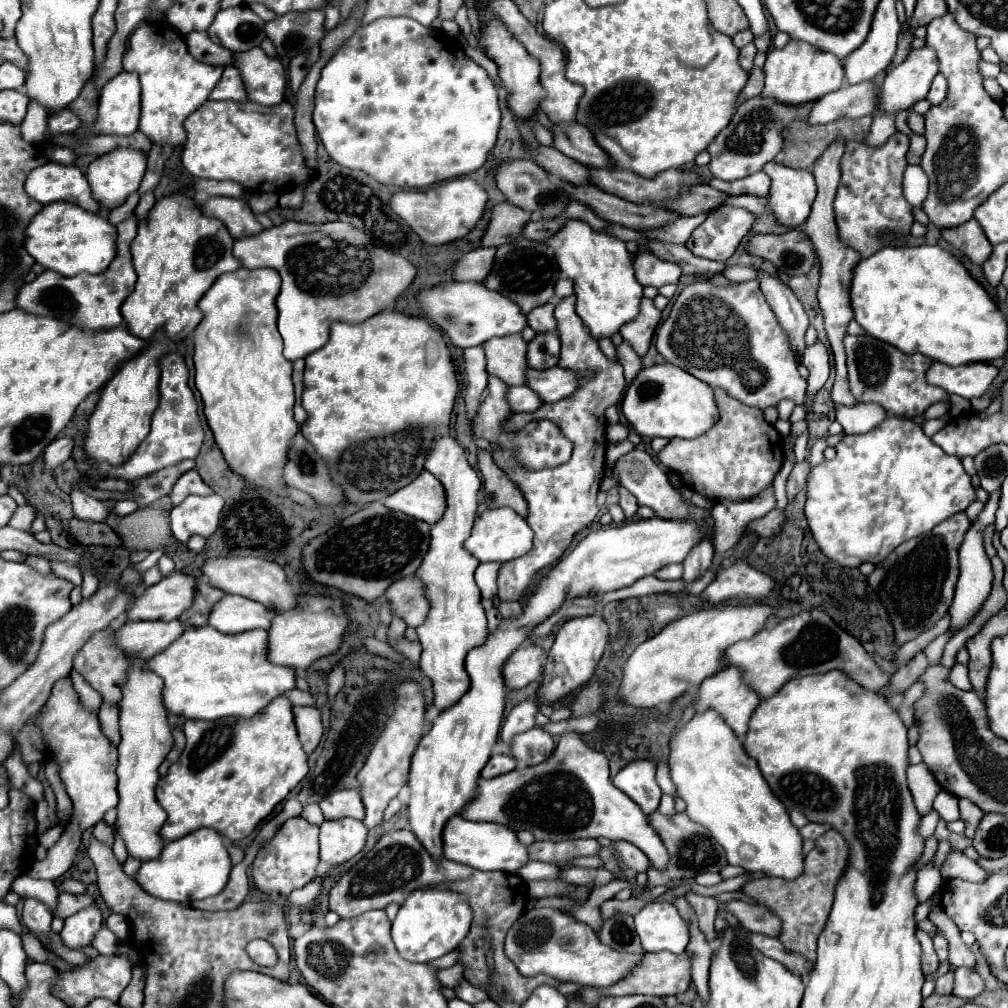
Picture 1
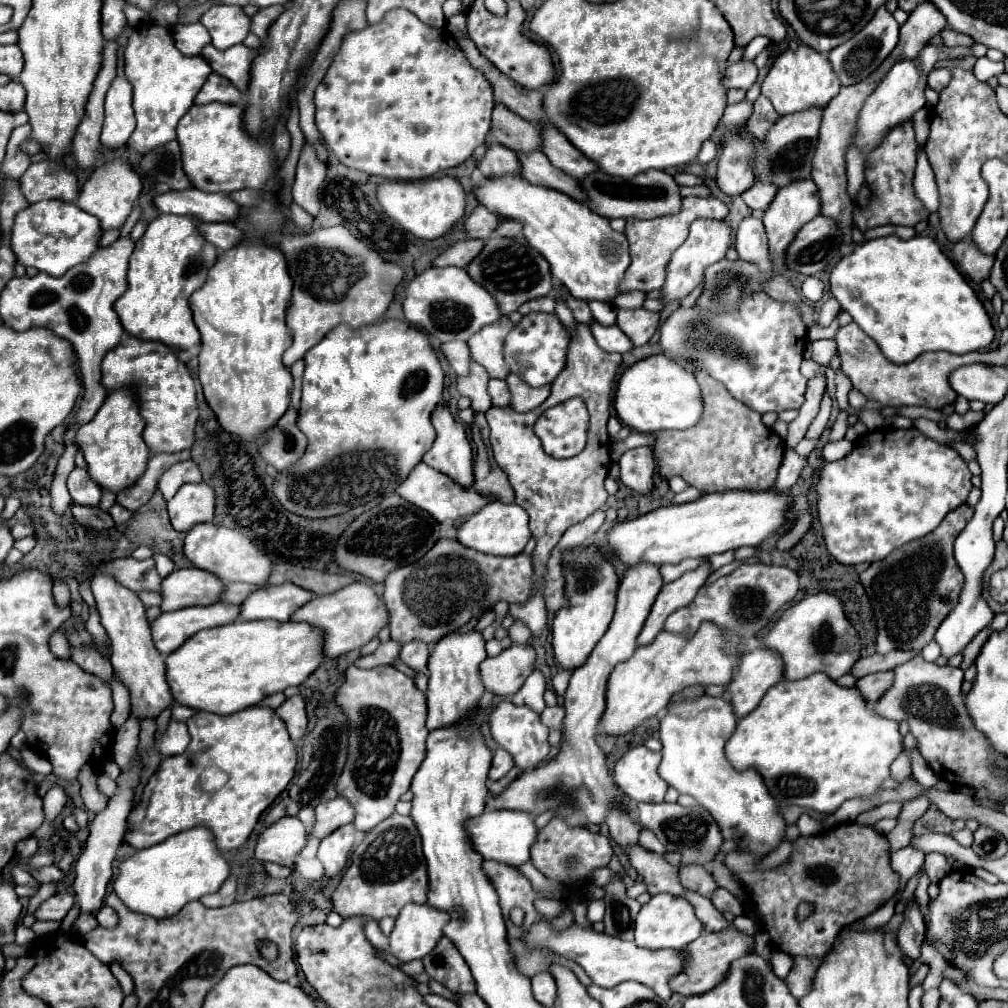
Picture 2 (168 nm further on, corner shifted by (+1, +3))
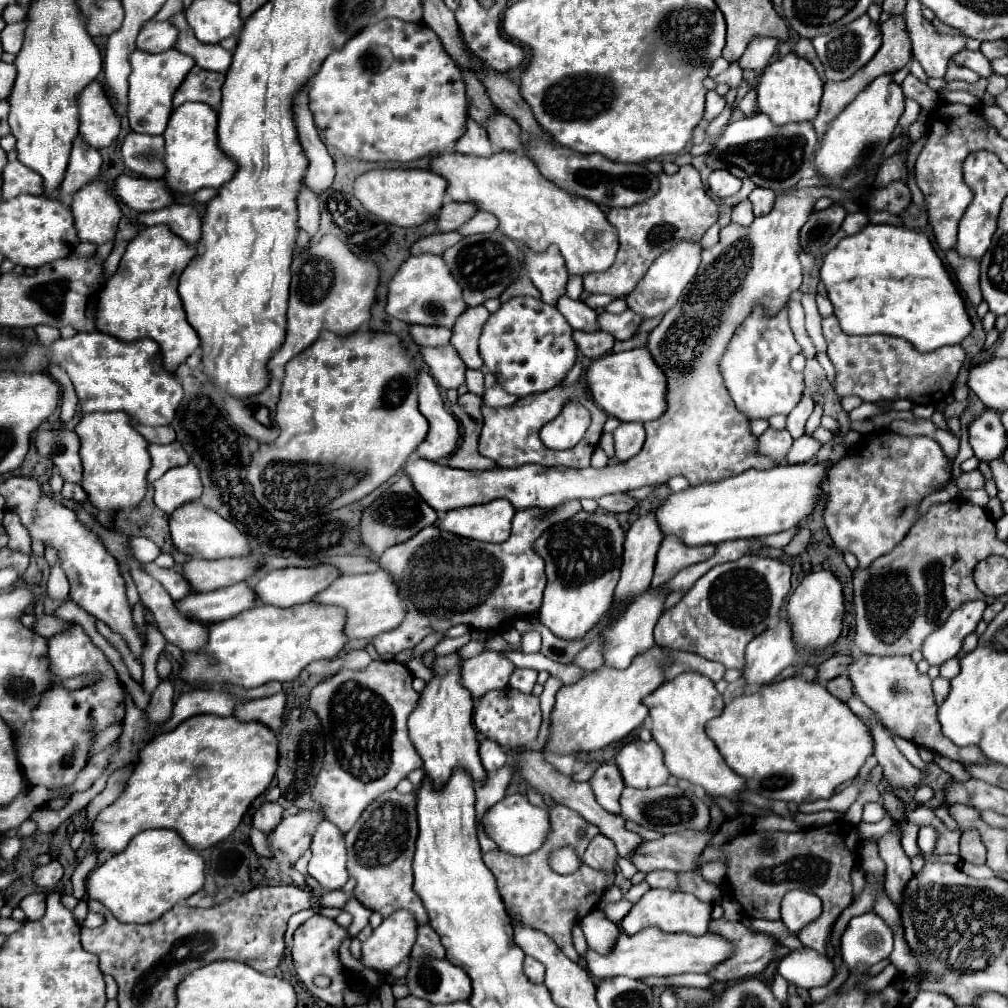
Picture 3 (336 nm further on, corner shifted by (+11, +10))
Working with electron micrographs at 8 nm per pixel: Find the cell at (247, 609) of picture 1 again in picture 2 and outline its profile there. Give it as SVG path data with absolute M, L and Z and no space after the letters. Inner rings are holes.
M269 585L267 589L257 589L251 593L239 607L239 619L257 621L257 619L273 619L287 621L295 609L305 605L311 599L311 593L293 585Z

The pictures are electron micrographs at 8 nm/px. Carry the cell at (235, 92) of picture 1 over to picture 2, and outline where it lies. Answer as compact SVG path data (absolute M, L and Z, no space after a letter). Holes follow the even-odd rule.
M211 73L207 83L203 85L203 89L197 93L195 105L205 105L205 103L213 103L213 101L239 105L239 103L243 103L243 95L235 89L235 85L231 85L231 81L227 81L225 77L219 77L217 73Z

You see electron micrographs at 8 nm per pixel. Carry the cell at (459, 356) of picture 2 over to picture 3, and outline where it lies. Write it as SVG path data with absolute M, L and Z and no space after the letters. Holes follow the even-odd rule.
M409 326L409 334L419 346L445 346L451 338L445 326Z

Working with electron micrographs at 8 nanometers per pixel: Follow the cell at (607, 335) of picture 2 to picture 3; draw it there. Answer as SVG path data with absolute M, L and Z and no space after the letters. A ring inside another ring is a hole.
M561 296L557 300L557 310L567 318L571 328L593 332L597 330L597 314L581 300L571 300L569 296Z

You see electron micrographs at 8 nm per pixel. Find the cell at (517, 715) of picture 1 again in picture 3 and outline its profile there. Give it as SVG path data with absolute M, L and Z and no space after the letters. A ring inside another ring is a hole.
M515 668L513 674L511 674L511 680L509 680L509 686L519 690L519 692L529 694L533 690L533 686L535 686L535 680L537 680L537 670Z

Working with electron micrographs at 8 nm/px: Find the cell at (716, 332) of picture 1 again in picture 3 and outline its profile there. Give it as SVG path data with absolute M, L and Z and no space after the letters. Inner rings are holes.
M761 306L751 312L751 316L731 338L727 352L719 362L725 386L737 410L745 414L745 418L769 420L775 414L787 416L797 406L803 394L803 374L791 370L789 360L799 352L801 346L793 338L785 308L779 312L779 316L773 318L767 318Z

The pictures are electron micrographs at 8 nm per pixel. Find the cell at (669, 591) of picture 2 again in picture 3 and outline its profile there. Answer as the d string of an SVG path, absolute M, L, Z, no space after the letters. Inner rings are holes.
M649 588L645 594L637 596L633 600L633 604L627 608L627 612L621 616L621 620L609 628L609 634L605 634L605 662L603 668L615 668L615 670L623 670L631 664L631 660L639 654L649 652L651 648L655 648L655 640L653 640L653 628L663 612L663 602L665 602L665 594L661 592L661 588Z

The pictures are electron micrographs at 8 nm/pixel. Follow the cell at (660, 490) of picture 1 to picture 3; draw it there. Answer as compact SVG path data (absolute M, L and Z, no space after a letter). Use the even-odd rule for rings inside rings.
M637 422L621 424L613 432L613 440L615 440L615 456L619 462L633 458L643 448L643 442L645 442L643 424L637 424Z

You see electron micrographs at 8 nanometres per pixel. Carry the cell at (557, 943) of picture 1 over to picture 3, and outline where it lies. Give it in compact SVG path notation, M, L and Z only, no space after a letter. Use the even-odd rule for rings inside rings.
M645 928L635 936L621 934L613 952L609 956L601 956L593 950L587 950L587 970L597 978L611 978L611 976L629 976L635 980L647 976L673 976L685 972L711 972L713 966L725 962L733 954L735 946L727 938L715 932L707 932L705 936L691 936L691 934L665 934L657 928Z

